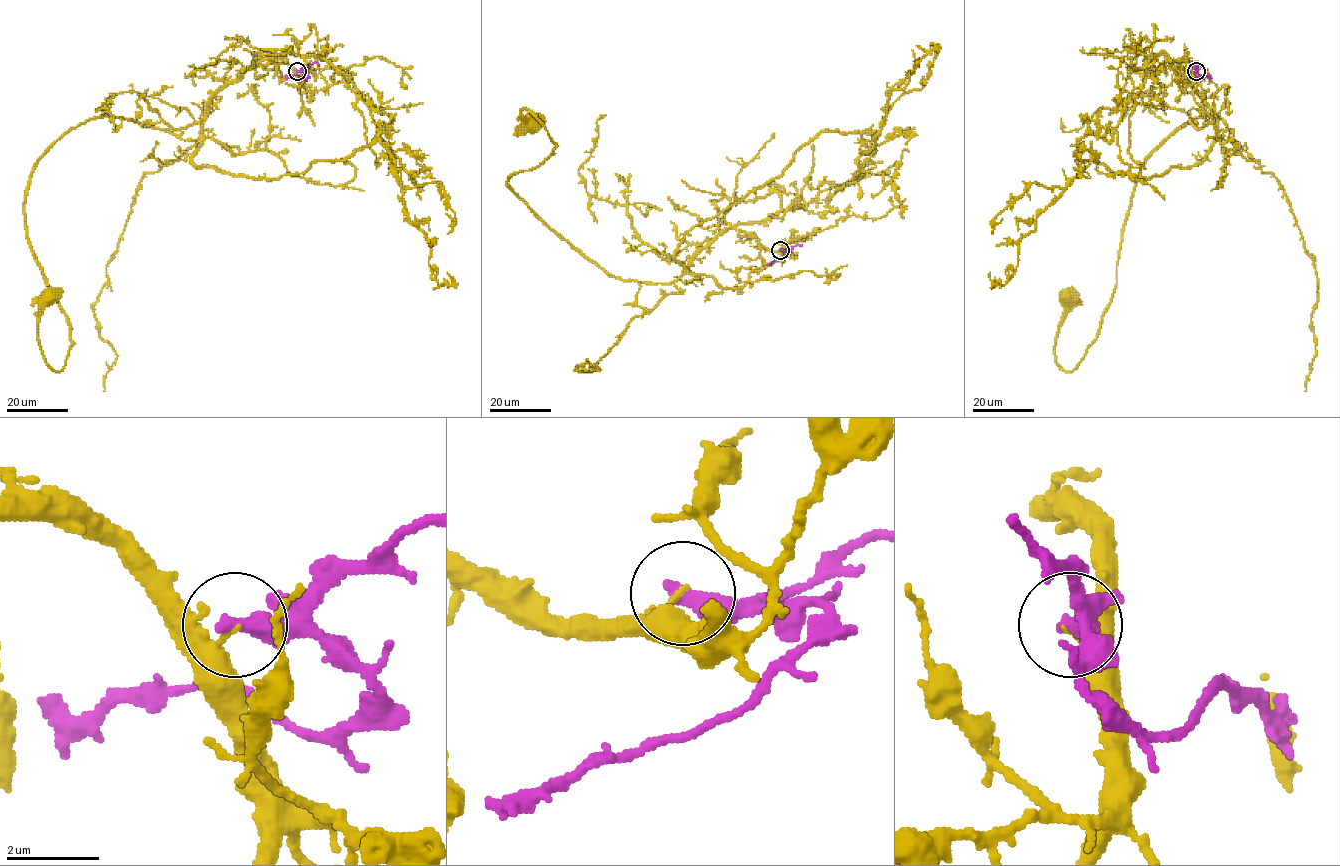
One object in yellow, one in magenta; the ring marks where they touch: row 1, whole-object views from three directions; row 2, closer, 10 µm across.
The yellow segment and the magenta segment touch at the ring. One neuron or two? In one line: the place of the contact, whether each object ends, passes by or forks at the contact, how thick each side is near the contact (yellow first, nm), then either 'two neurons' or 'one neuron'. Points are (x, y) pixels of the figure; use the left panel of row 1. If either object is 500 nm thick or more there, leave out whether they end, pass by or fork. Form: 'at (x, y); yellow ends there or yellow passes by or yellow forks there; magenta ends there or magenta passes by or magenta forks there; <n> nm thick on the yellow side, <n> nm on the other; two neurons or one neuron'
at (297, 71); yellow ends there; magenta ends there; 240 nm thick on the yellow side, 480 nm on the other; two neurons

